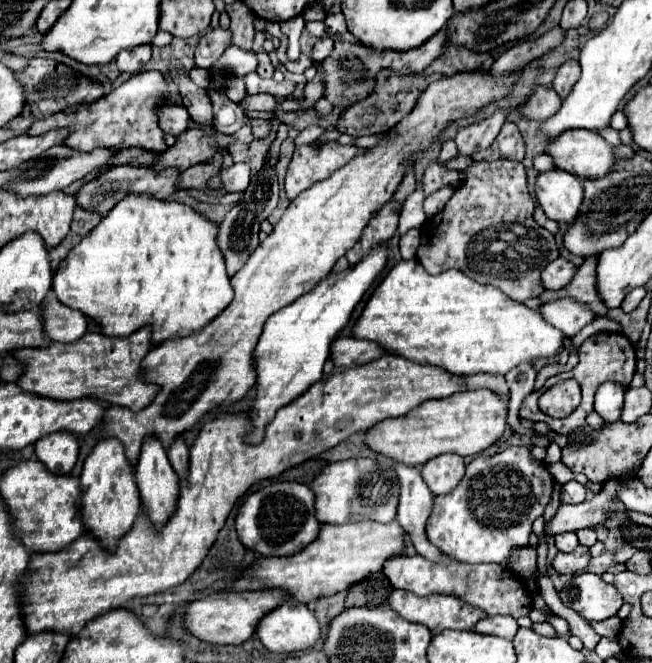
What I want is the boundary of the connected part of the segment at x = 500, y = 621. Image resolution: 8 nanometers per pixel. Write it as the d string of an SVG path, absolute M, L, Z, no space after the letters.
M488 616L484 620L480 620L476 626L474 626L474 632L480 632L480 634L494 634L494 636L502 636L502 638L508 638L512 640L518 632L518 622L510 616Z

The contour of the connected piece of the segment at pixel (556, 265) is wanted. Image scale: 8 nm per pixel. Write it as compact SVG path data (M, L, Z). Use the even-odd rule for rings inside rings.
M560 256L542 270L542 284L548 290L558 290L564 288L574 278L574 274L576 274L576 266Z

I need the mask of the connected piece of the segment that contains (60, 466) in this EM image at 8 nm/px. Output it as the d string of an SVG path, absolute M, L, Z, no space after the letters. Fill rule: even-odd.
M52 432L36 442L36 456L54 474L68 474L78 460L78 438L72 432Z

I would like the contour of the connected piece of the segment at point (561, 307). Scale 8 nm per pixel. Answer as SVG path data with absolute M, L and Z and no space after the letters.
M574 298L546 302L540 306L540 312L546 318L546 322L550 322L558 330L562 330L568 338L576 336L596 316L588 304L574 302Z

